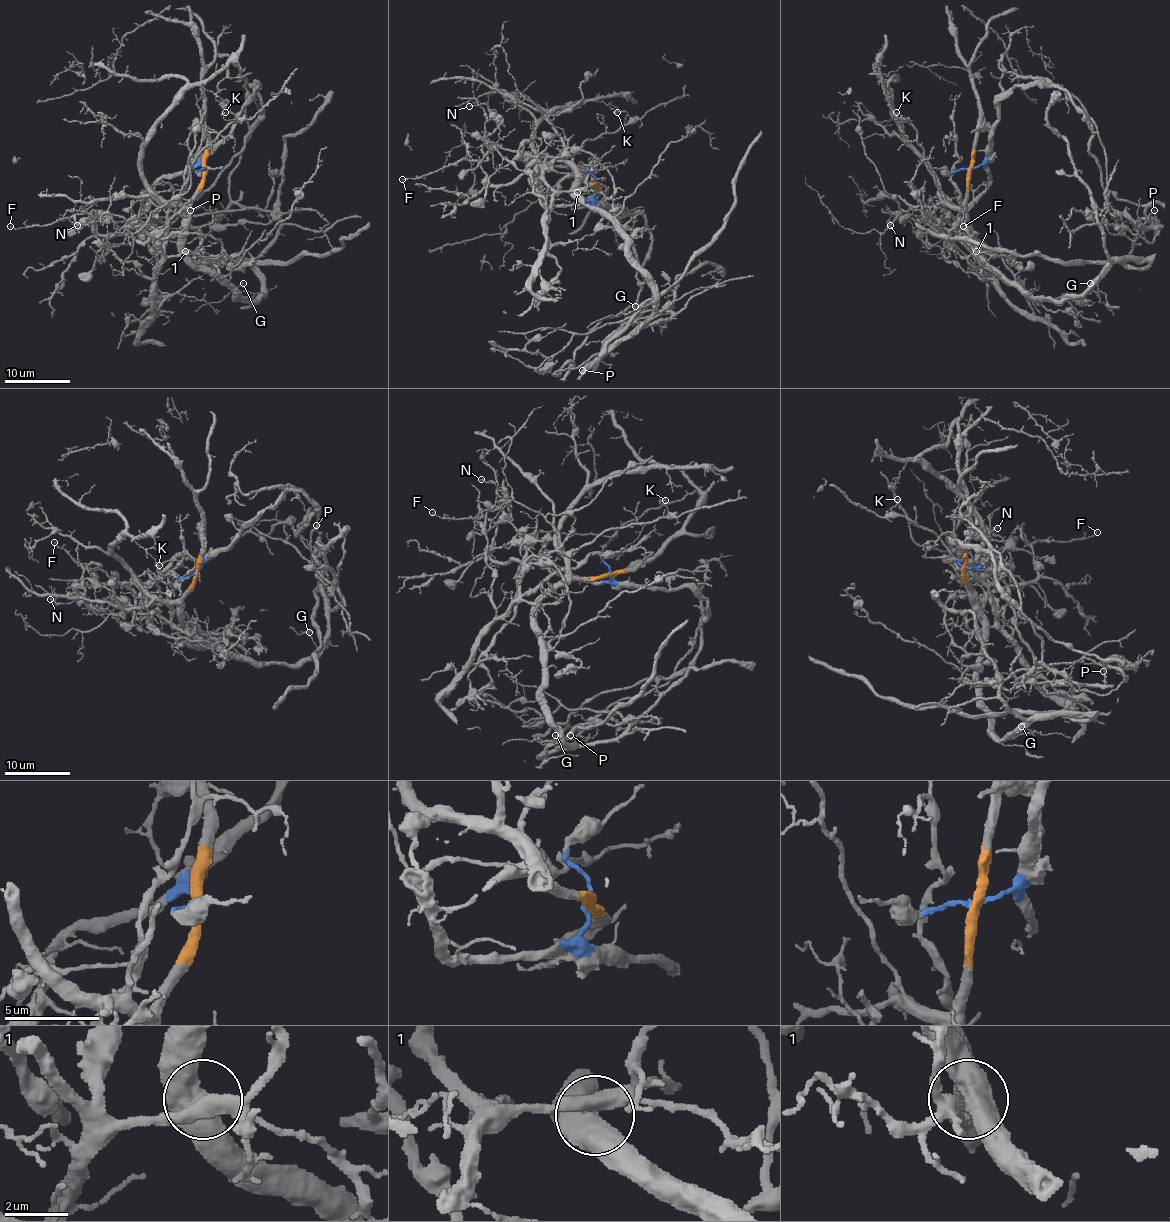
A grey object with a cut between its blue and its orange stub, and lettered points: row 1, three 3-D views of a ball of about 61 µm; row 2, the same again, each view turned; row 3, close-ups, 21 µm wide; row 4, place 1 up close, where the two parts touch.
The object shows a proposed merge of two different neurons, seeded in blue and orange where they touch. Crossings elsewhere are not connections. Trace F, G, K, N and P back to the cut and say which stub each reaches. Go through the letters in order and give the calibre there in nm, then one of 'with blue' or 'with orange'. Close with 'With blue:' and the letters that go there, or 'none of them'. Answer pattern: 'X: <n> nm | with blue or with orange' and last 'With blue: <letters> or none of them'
F: 120 nm | with blue
G: 140 nm | with orange
K: 140 nm | with orange
N: 120 nm | with blue
P: 70 nm | with blue
With blue: F, N, P

